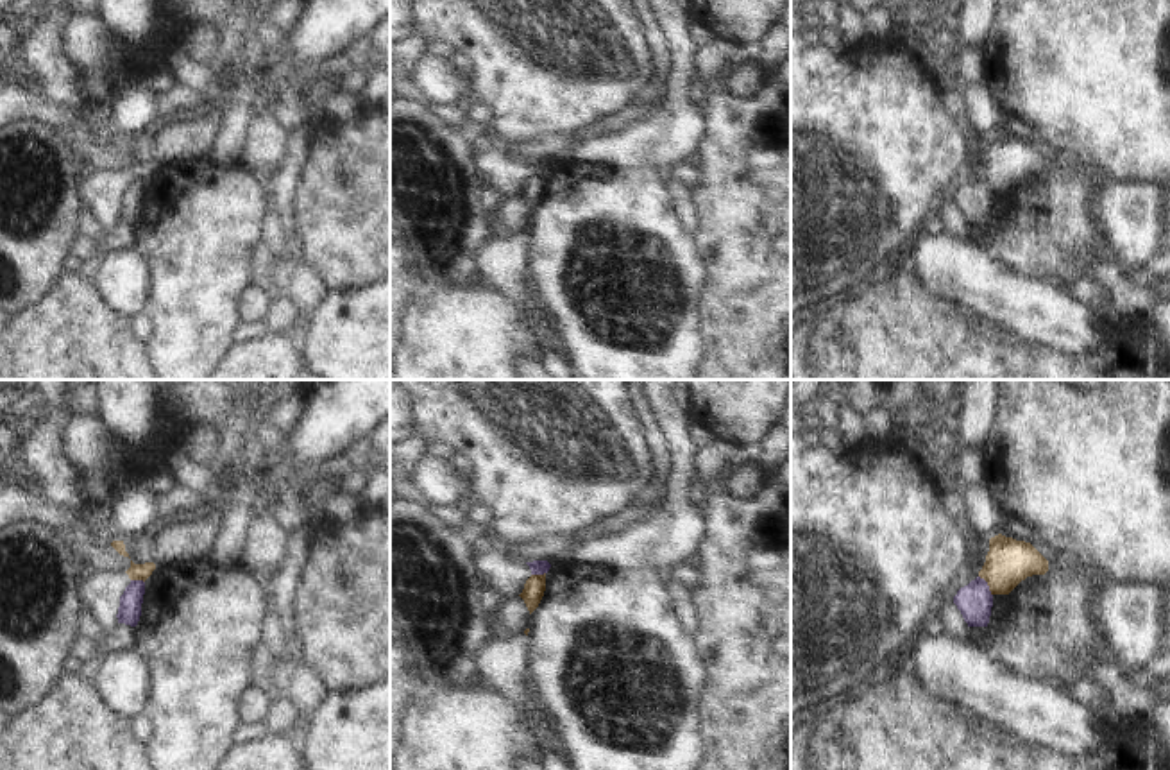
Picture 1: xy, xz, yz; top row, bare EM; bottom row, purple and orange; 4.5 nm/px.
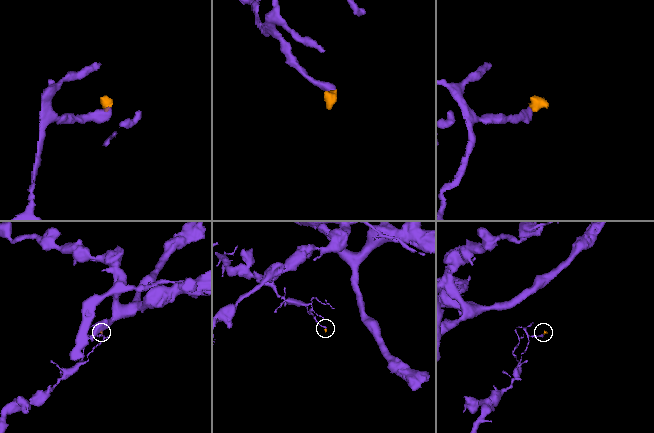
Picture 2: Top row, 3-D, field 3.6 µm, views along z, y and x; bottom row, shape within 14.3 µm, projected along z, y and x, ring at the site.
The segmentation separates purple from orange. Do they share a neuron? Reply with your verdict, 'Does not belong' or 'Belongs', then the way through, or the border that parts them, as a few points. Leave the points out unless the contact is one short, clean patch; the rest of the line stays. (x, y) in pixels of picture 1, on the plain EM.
Does not belong. Boundary: yz (979, 174), (991, 194).

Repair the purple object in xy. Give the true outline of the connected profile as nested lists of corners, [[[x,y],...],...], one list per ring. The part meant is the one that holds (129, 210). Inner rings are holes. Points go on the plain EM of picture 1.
[[[131,179],[125,186],[123,193],[120,195],[118,206],[118,222],[125,222],[136,226],[141,215],[141,202],[145,193],[145,181],[143,179]]]

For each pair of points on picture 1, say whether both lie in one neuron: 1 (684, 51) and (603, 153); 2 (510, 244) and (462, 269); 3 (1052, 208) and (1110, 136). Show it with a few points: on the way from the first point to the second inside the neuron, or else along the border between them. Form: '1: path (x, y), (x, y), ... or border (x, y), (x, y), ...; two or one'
1: path (677, 83), (675, 106), (635, 145); one
2: border (491, 235), (474, 253), (474, 269), (480, 278); two
3: border (1058, 154), (1074, 160), (1088, 174), (1104, 179); two

